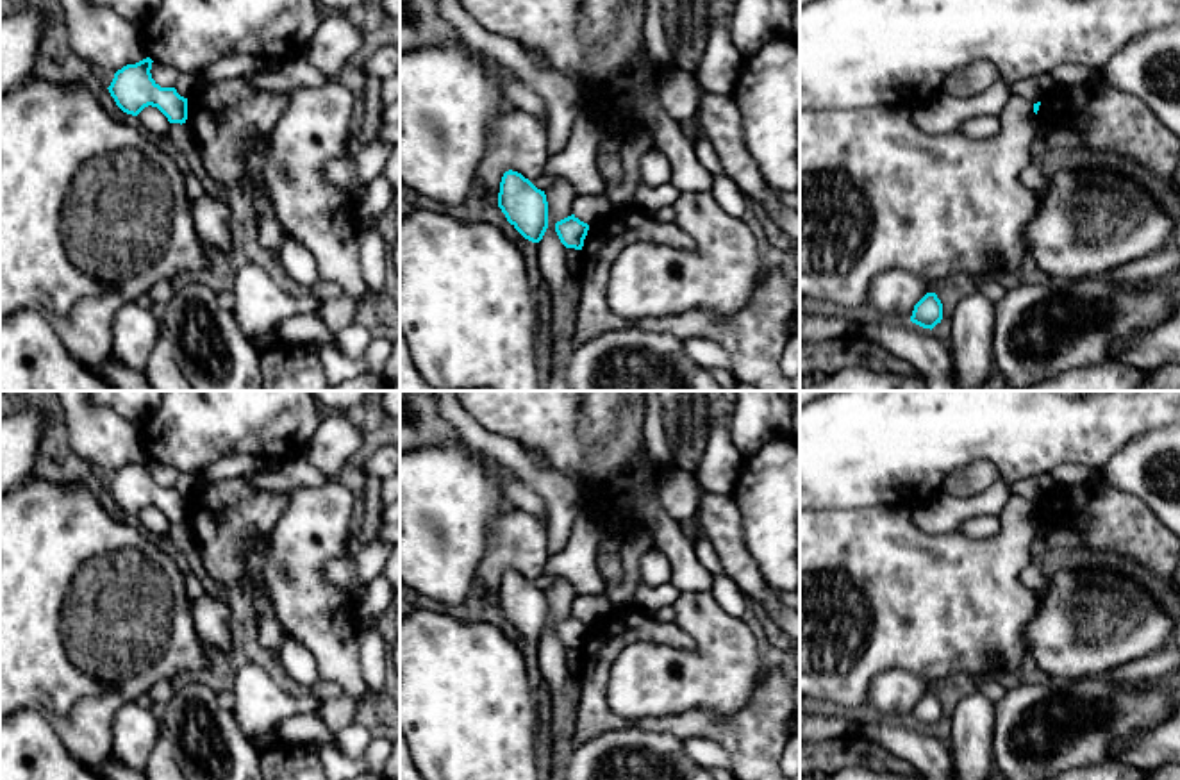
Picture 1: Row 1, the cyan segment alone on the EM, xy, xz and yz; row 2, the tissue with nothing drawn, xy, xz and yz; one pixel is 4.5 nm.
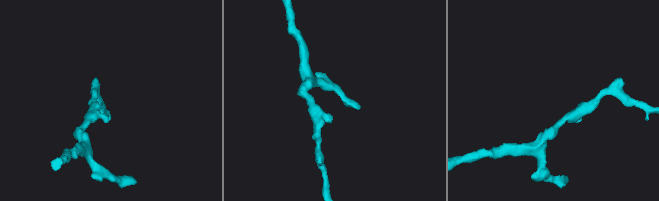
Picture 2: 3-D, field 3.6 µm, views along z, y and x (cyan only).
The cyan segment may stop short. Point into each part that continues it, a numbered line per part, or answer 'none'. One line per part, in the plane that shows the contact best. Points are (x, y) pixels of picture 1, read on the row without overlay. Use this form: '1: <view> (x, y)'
none

